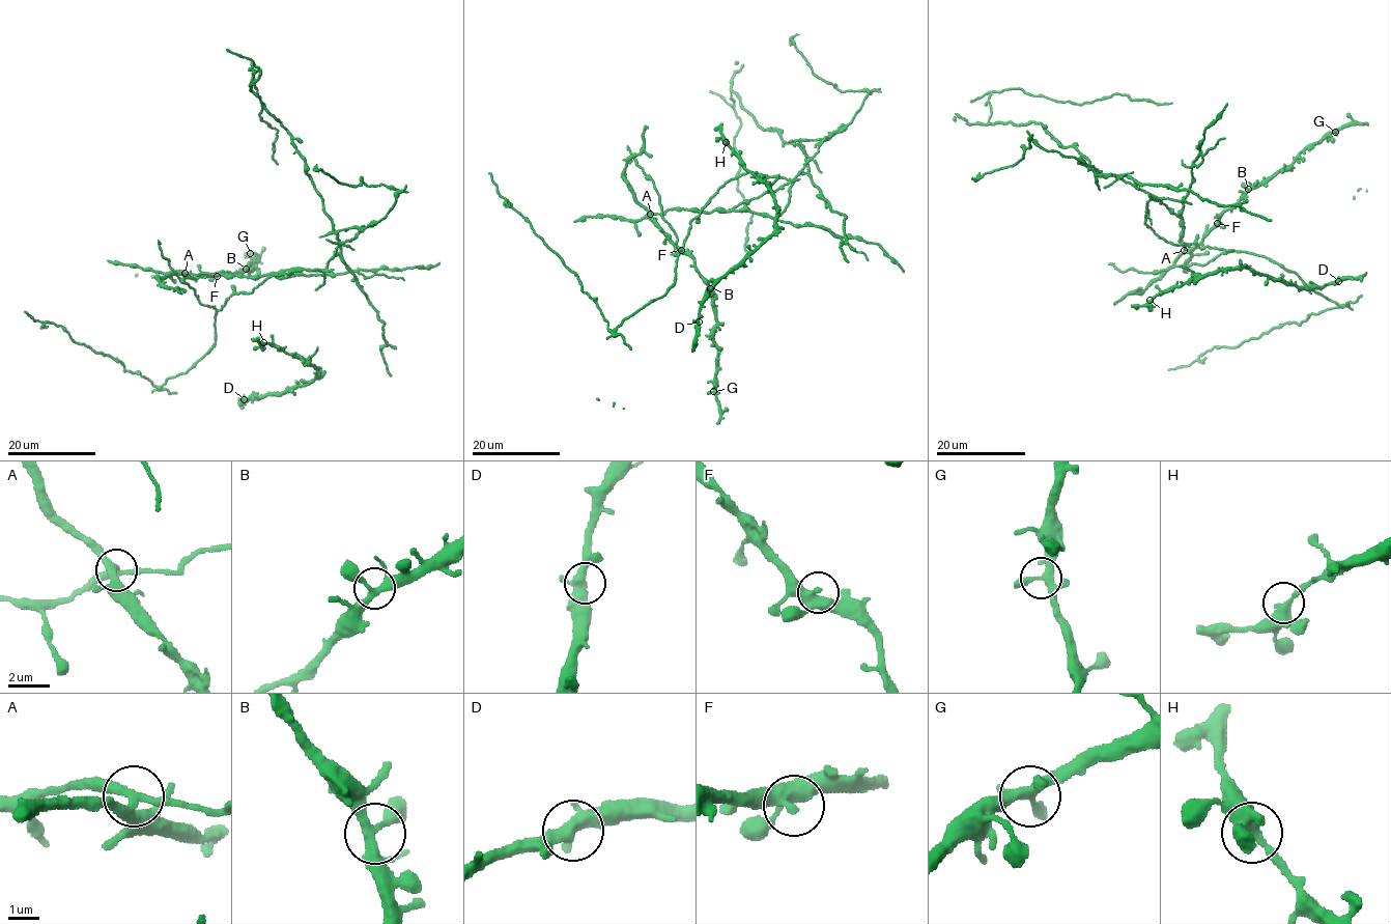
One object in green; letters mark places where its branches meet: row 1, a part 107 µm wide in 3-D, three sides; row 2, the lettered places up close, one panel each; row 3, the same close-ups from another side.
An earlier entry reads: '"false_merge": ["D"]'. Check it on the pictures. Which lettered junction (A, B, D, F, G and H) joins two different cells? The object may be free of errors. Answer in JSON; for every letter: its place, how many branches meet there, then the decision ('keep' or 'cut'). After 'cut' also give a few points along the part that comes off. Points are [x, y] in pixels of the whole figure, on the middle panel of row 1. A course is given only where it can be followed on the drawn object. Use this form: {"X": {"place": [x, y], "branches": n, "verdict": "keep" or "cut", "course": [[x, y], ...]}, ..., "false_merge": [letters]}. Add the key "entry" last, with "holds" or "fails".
{"A": {"place": [650, 214], "branches": 4, "verdict": "cut", "course": [[651, 214], [731, 211], [807, 172], [803, 146], [762, 129], [735, 93], [737, 190], [751, 214], [749, 257]]}, "B": {"place": [710, 288], "branches": 4, "verdict": "keep"}, "D": {"place": [699, 322], "branches": 3, "verdict": "keep"}, "F": {"place": [681, 250], "branches": 3, "verdict": "keep"}, "G": {"place": [713, 391], "branches": 5, "verdict": "keep"}, "H": {"place": [726, 142], "branches": 4, "verdict": "keep"}, "false_merge": ["A"], "entry": "fails"}

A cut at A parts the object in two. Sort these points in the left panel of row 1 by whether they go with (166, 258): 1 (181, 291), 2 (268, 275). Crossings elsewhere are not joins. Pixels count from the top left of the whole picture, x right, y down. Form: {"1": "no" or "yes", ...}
{"1": "no", "2": "yes"}

